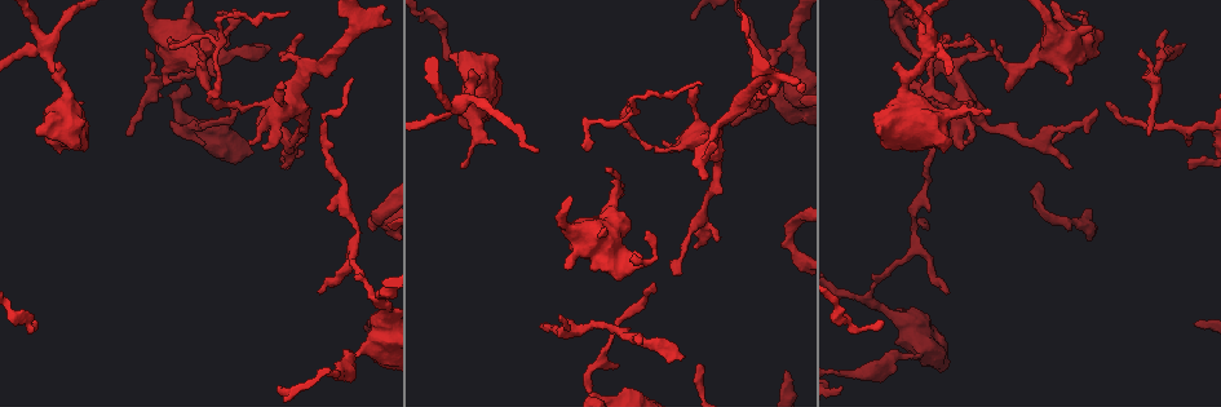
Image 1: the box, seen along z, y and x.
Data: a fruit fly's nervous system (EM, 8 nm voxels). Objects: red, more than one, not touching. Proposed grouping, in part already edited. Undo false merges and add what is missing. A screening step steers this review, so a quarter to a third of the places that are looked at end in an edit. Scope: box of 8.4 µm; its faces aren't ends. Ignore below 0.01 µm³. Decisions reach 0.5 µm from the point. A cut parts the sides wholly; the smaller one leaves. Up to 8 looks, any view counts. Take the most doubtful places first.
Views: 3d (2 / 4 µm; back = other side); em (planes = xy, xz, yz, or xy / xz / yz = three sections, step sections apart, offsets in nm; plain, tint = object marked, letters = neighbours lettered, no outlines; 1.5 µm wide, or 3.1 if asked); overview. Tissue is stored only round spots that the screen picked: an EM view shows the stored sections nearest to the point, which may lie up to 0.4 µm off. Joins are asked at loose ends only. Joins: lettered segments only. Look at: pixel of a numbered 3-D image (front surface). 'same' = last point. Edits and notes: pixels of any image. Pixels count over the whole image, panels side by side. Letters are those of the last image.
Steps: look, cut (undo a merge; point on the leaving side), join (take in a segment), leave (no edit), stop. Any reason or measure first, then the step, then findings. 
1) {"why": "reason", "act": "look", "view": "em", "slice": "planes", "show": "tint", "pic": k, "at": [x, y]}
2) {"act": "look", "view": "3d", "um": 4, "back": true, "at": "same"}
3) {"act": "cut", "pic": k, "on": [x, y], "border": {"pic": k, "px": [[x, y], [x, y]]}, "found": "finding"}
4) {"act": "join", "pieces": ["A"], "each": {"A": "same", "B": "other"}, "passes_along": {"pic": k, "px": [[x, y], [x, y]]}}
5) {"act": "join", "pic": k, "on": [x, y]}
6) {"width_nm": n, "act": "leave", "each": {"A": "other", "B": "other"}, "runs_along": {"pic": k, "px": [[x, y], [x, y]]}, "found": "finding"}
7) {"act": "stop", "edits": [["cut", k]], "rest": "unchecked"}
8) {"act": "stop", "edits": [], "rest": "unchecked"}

{"why": "an open end", "act": "look", "view": "em", "slice": "planes", "show": "letters", "pic": 1, "at": [570, 267]}

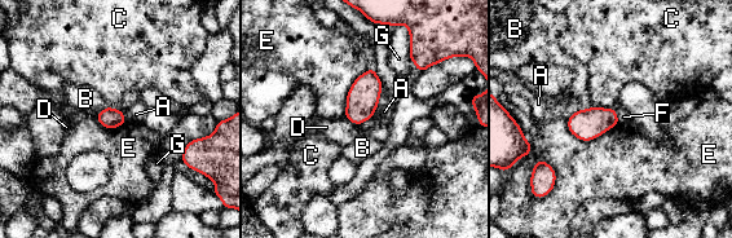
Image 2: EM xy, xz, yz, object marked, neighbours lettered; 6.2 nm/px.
{"width_nm": 130, "act": "leave", "each": {"A": "other", "B": "other", "C": "other", "D": "other", "E": "other", "F": "other", "G": "other"}, "border": {"pic": 2, "px": [[613, 109], [618, 124]]}, "found": "no lettered segment goes on from it"}

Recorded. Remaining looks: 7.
{"why": "calibre changes", "act": "look", "view": "em", "slice": "planes", "show": "letters", "pic": 1, "at": [908, 80]}

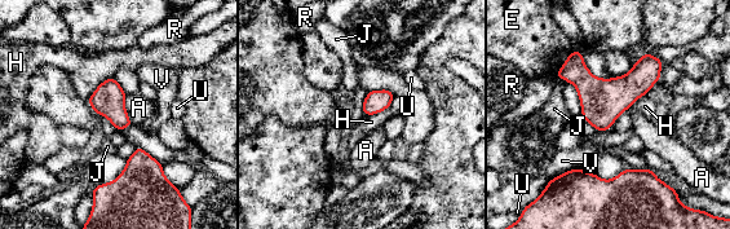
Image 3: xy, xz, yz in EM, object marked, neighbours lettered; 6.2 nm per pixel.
{"longest_contact_nm": ["H", 280], "act": "leave", "each": {"A": "other", "E": "other", "H": "other", "J": "other", "R": "other", "U": "other", "V": "other"}, "border": {"pic": 3, "px": [[645, 95], [640, 96], [611, 124]]}, "found": "all the same cell"}

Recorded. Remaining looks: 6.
{"why": "abrupt turn", "act": "look", "view": "em", "slice": "planes", "show": "letters", "pic": 1, "at": [936, 94]}

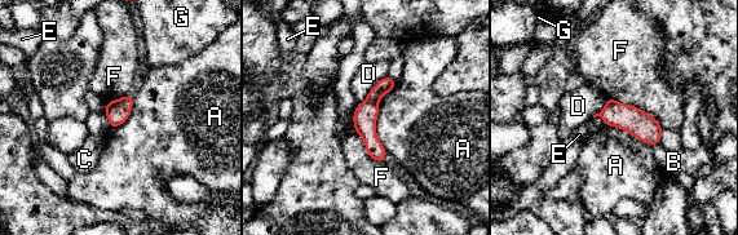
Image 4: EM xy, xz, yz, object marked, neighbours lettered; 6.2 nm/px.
{"width_nm": 150, "longest_contact_nm": ["A", 440], "act": "cut", "pic": 4, "on": [383, 87], "each": {"A": "other", "B": "other", "C": "other", "D": "other", "E": "other", "F": "other", "G": "other"}, "found": "two cells meet here"}

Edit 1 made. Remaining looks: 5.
{"act": "stop", "edits": [["cut", 4]], "rest": "unchecked"}

